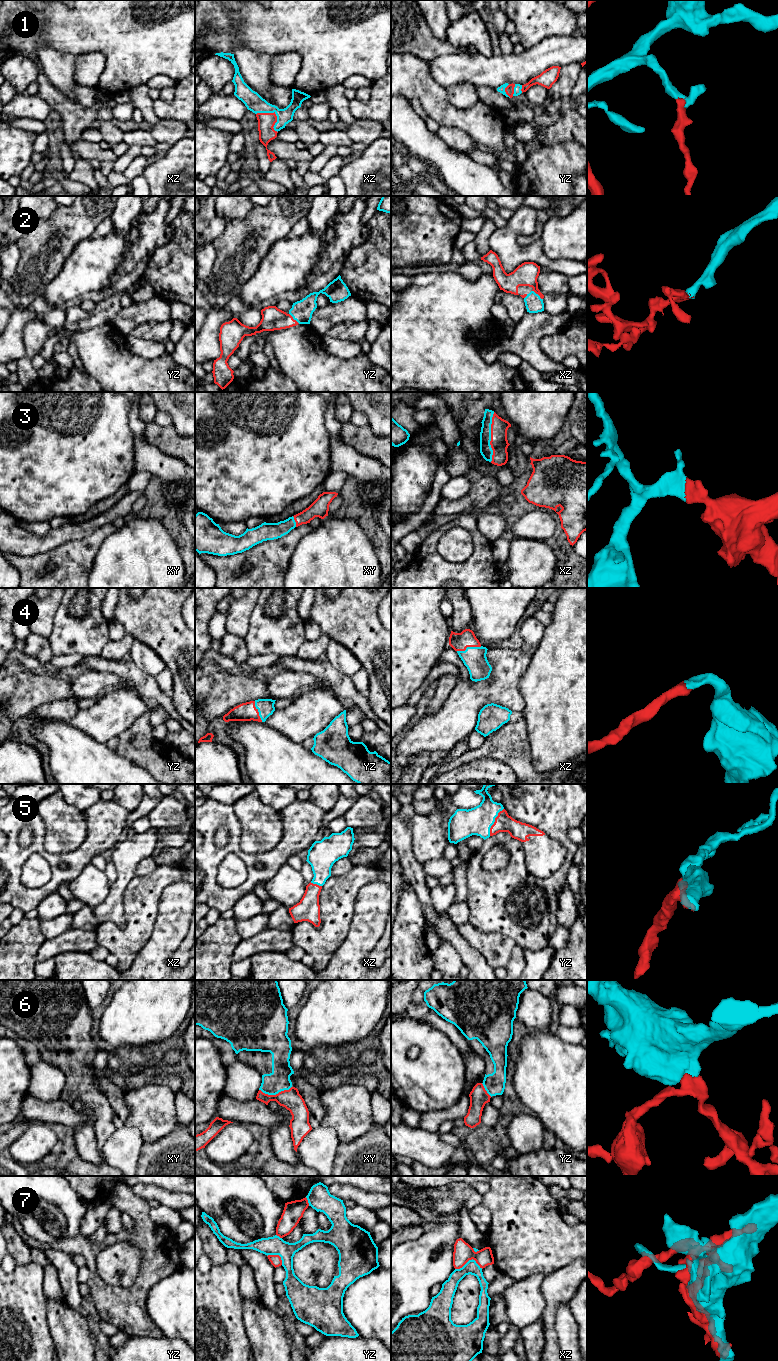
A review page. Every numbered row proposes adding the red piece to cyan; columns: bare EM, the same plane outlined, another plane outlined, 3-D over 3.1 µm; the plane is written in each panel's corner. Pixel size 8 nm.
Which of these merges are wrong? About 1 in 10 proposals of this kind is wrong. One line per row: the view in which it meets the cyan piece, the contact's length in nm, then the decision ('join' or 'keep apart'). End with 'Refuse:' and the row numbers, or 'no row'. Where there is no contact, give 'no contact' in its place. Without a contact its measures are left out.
1: meets cyan in xz; contact 240 nm long; join
2: meets cyan in xz; contact 120 nm long; join
3: meets cyan in xz; contact 400 nm long; join
4: meets cyan in xz; contact 200 nm long; join
5: meets cyan in yz; contact 260 nm long; join
6: meets cyan in xy; contact 260 nm long; join
7: meets cyan in xz; contact 220 nm long; keep apart
Refuse: 7

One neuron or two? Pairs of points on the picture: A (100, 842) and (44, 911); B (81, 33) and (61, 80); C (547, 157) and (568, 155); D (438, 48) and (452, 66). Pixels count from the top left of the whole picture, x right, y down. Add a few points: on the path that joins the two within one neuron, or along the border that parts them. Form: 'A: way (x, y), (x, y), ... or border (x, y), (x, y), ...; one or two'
A: border (56, 891), (48, 894), (37, 906); two
B: border (49, 48), (79, 55); two
C: way (552, 157), (563, 157); one
D: border (466, 53), (445, 53), (427, 61); two

